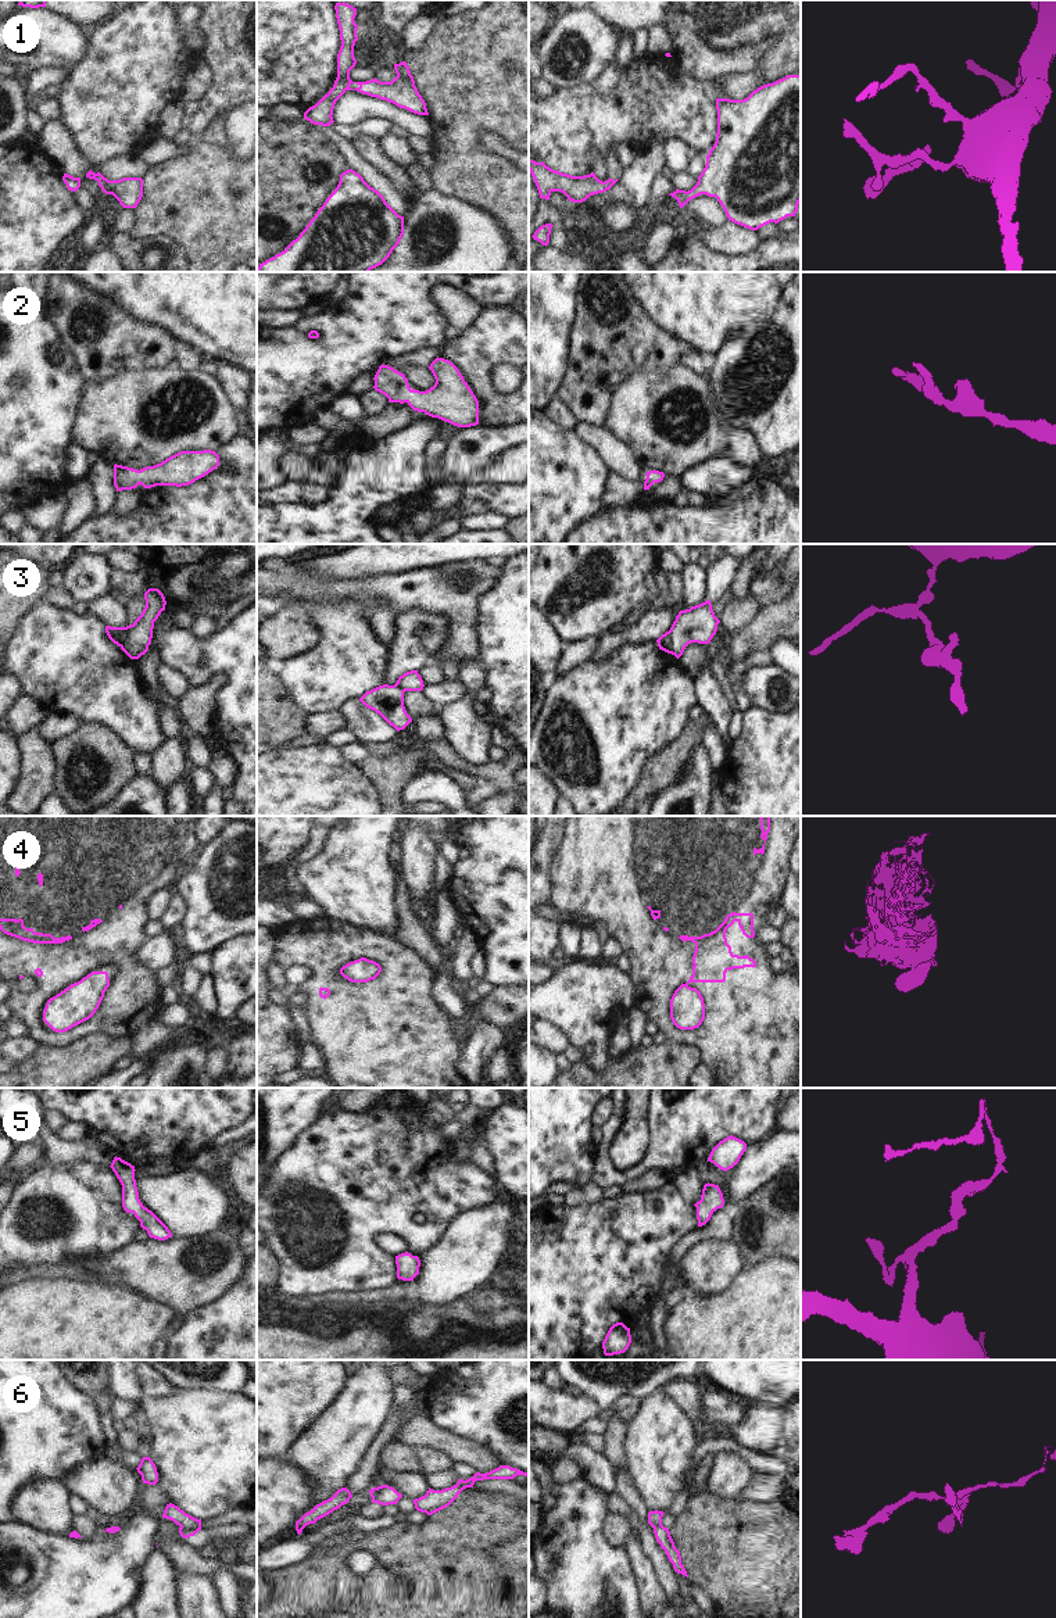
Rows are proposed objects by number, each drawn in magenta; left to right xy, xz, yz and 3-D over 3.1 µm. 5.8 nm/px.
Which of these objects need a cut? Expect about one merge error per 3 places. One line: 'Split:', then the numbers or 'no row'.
Split: 1, 3, 4, 6

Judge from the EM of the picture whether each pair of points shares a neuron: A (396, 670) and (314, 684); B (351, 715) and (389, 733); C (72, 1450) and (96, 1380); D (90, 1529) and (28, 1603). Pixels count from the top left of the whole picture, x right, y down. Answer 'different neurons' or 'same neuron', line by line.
A: different neurons
B: same neuron
C: different neurons
D: different neurons

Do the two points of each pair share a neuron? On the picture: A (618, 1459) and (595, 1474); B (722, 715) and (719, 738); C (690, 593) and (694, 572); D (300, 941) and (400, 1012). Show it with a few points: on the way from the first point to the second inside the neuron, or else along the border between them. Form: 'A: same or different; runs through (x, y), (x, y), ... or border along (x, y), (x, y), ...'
A: different; border along (602, 1453), (615, 1471)
B: different; border along (712, 719), (726, 737)
C: same; runs through (694, 587), (694, 577)
D: same; runs through (325, 967), (326, 973), (365, 1012), (373, 1012)

